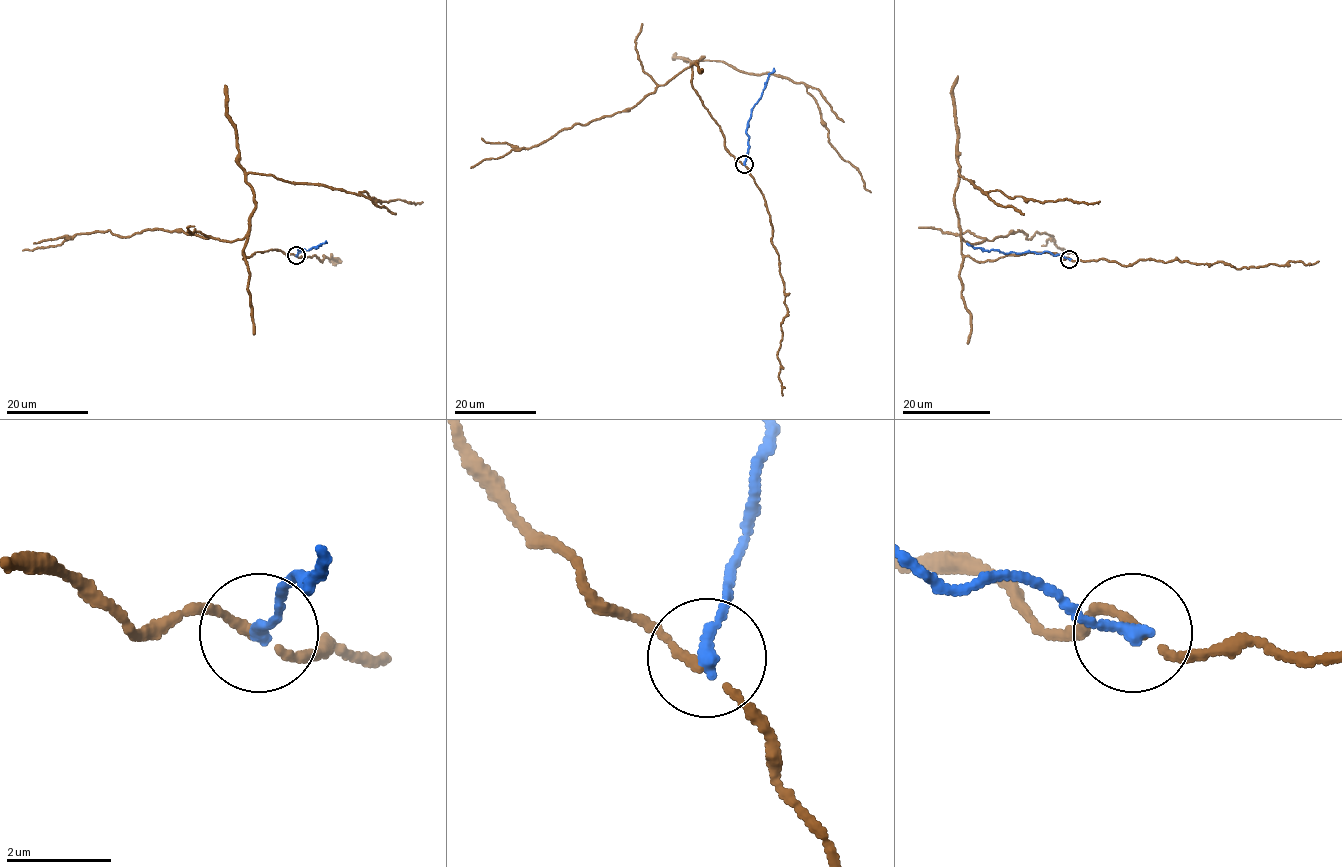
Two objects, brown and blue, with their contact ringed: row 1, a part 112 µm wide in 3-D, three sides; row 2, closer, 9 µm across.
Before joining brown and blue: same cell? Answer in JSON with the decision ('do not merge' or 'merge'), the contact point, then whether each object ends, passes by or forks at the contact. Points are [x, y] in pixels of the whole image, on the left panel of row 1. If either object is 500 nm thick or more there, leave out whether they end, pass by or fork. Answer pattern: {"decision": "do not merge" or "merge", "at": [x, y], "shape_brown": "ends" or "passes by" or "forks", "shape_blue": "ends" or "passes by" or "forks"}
{"decision": "do not merge", "at": [296, 255], "shape_brown": "passes by", "shape_blue": "ends"}

